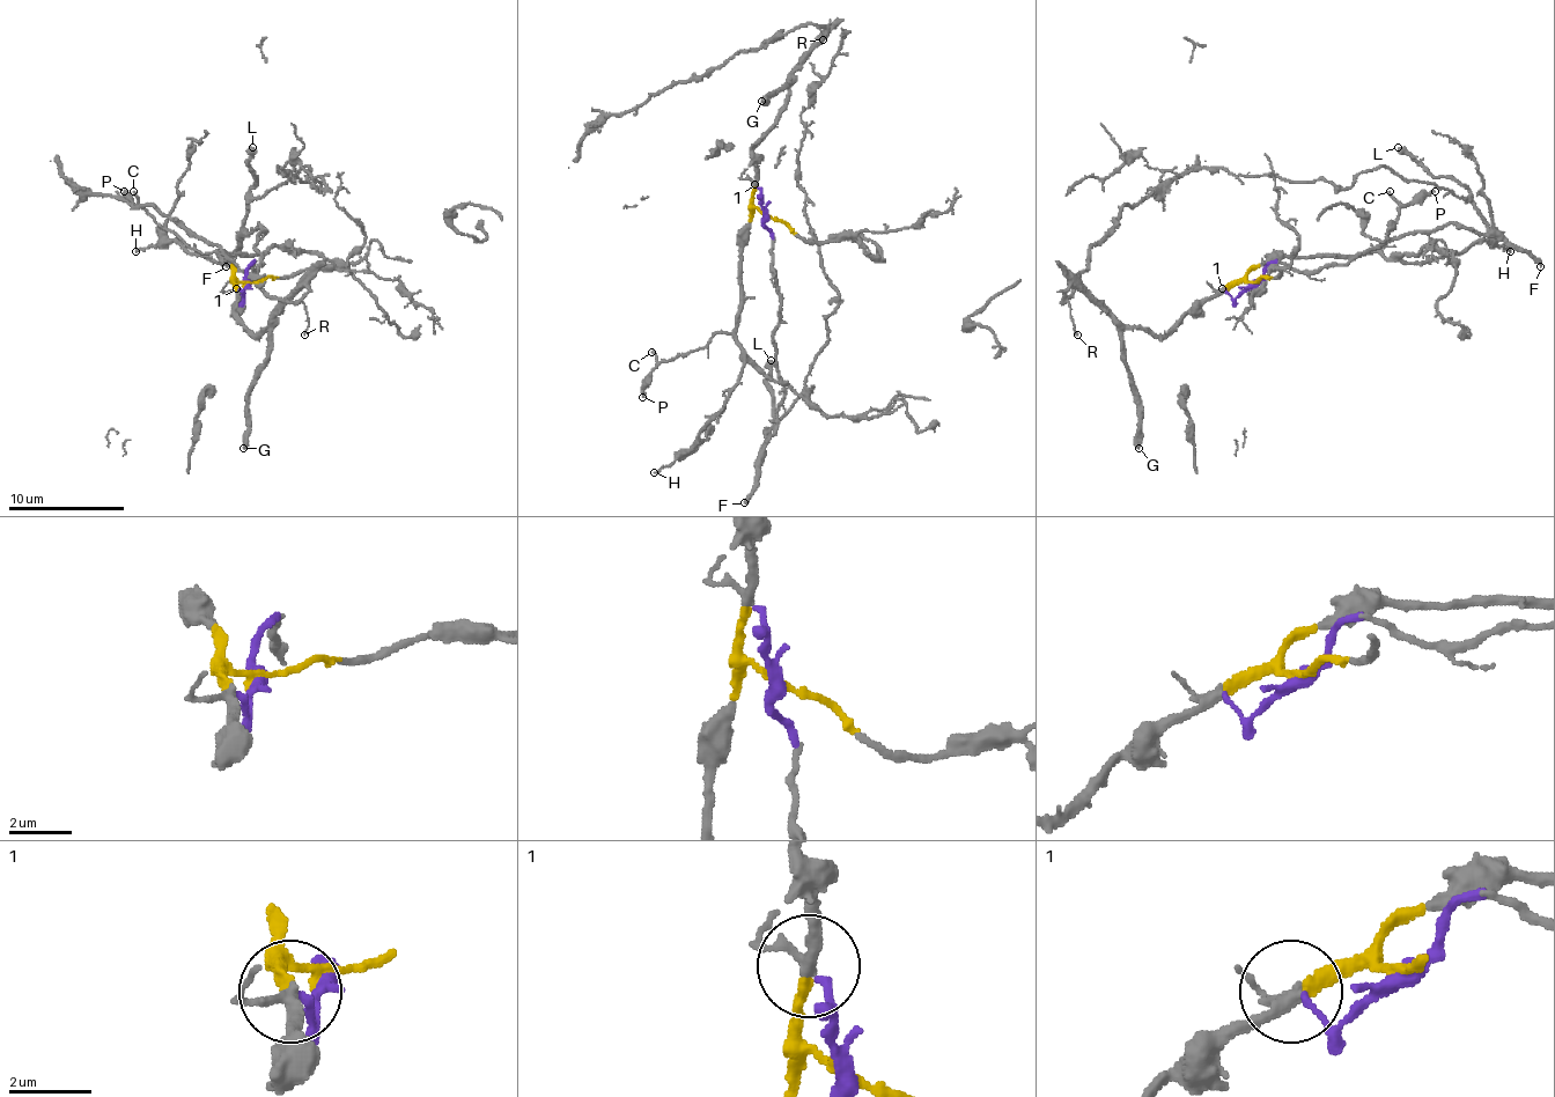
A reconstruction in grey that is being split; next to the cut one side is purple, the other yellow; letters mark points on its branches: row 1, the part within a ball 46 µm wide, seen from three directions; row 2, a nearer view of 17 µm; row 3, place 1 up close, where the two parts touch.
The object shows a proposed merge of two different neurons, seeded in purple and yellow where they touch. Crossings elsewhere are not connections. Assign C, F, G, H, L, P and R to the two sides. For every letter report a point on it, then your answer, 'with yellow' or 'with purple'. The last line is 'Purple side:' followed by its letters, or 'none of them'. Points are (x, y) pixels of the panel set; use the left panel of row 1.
C: place (133, 191); with yellow
F: place (226, 266); with purple
G: place (243, 448); with yellow
H: place (135, 251); with yellow
L: place (252, 147); with purple
P: place (124, 191); with yellow
R: place (304, 335); with yellow
Purple side: F, L

